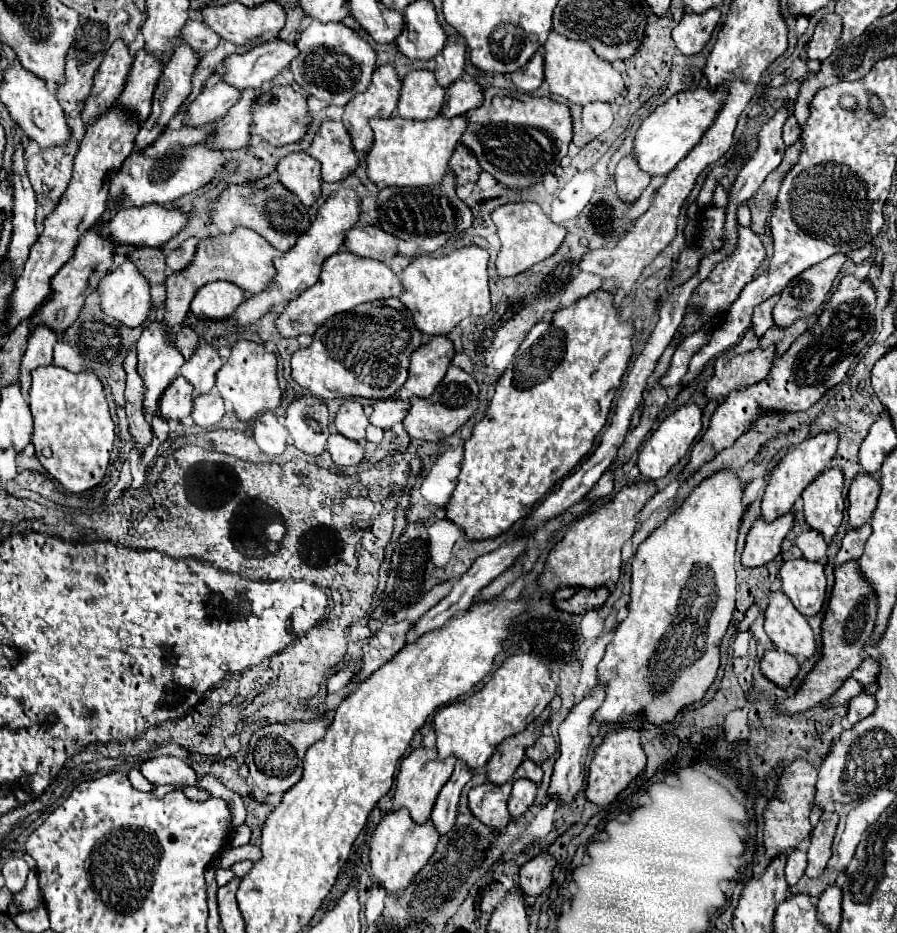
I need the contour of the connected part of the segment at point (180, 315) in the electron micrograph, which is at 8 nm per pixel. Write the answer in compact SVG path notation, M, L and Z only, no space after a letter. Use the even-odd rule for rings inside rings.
M237 228L231 234L219 234L215 238L201 240L193 262L179 274L171 274L165 282L167 300L165 300L165 320L163 322L167 324L169 332L173 334L173 328L185 322L185 314L189 312L189 304L191 304L195 292L201 286L205 286L207 282L227 280L227 282L237 284L247 294L259 294L265 288L269 288L269 284L273 284L273 276L275 276L273 260L277 256L281 256L281 252L277 252L265 238L261 238L257 232L253 232L249 228Z

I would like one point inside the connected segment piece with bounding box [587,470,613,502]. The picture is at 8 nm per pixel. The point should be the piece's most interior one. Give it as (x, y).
(605, 485)

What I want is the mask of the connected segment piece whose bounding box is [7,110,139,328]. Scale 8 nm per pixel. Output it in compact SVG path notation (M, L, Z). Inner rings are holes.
M109 110L87 126L85 138L81 140L81 148L75 156L73 178L69 182L69 188L65 190L65 196L61 196L57 208L45 218L43 222L45 230L33 244L29 260L25 262L25 270L17 278L9 302L7 328L15 328L21 320L27 320L39 308L39 304L49 294L51 278L61 270L65 262L71 260L79 238L91 226L95 226L101 214L105 212L107 196L109 196L109 176L117 172L117 168L121 168L125 158L133 152L137 132L139 132L139 122L131 114L125 114L121 110Z

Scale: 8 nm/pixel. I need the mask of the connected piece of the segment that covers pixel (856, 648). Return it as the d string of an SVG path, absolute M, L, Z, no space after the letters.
M857 562L835 568L835 584L821 624L821 644L823 644L821 658L803 678L797 694L793 698L777 700L775 708L781 714L799 714L829 700L829 696L833 696L841 688L841 684L851 676L851 672L861 664L863 648L873 634L875 616L877 616L877 600L871 586L861 576Z

